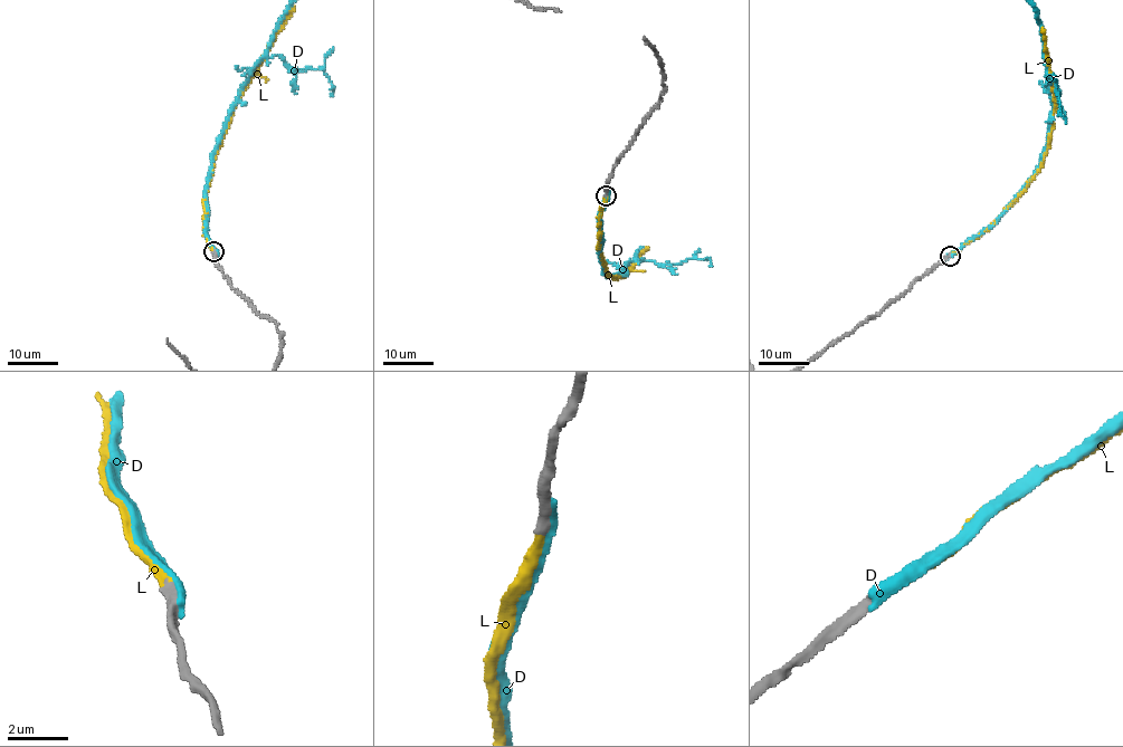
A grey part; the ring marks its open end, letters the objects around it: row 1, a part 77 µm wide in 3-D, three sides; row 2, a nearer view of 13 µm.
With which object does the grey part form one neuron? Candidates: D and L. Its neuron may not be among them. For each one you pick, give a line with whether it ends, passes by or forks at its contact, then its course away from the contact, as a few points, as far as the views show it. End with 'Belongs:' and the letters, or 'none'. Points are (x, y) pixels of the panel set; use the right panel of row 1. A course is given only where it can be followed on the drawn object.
L: it ends; course (949, 255), (991, 224), (1041, 163), (1055, 102), (1043, 28)
Belongs: L

